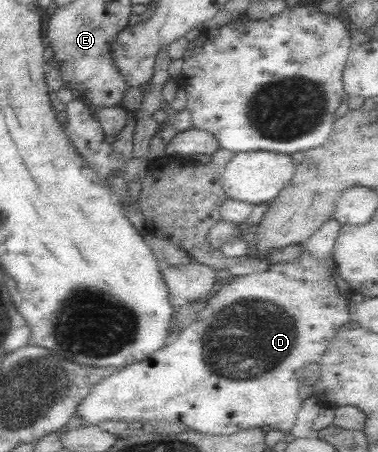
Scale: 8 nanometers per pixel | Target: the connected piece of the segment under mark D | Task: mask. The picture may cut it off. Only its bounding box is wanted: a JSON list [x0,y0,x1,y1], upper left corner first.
[76,244,354,435]

